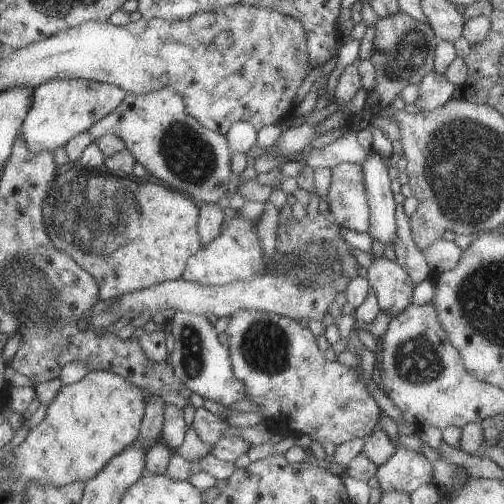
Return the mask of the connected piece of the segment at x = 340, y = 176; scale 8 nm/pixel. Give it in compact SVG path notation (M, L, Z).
M335 165L332 168L332 183L324 202L328 203L330 216L340 227L368 233L370 214L362 165Z

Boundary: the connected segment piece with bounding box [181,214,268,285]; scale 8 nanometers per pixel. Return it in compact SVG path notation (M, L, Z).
M237 214L229 223L224 223L221 234L187 261L181 280L198 285L228 285L263 273L268 266L264 263L256 223L241 220Z

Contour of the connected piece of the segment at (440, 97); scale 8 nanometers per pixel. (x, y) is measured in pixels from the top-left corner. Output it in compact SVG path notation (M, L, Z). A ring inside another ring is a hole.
M435 71L430 72L418 86L418 100L415 103L418 112L442 107L453 98L454 90L455 85L448 82L444 75Z

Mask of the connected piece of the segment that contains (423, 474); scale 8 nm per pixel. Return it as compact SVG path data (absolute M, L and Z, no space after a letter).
M401 445L395 454L377 468L375 478L383 493L399 491L410 495L418 486L433 482L432 464L422 453Z

